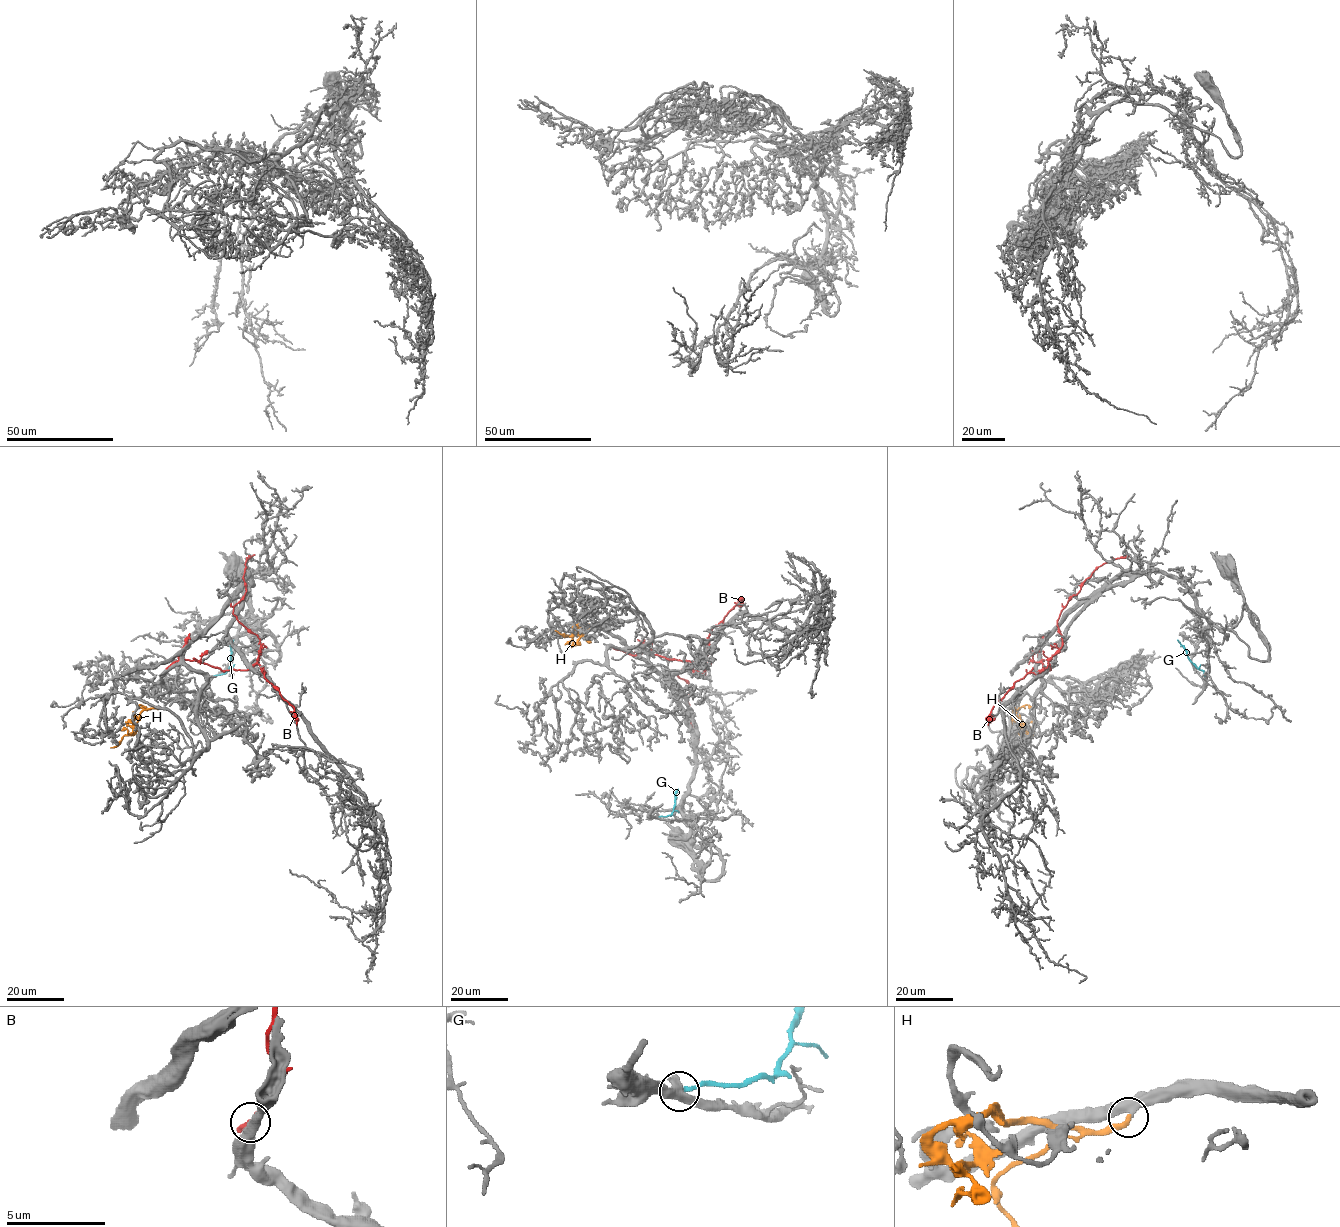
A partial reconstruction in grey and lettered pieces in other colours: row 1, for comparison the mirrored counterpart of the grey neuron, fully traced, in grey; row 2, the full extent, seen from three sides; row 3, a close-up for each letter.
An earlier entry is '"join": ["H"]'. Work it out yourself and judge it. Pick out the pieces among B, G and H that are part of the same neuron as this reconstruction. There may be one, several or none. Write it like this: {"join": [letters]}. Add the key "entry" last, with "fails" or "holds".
{"join": ["H"], "entry": "holds"}

